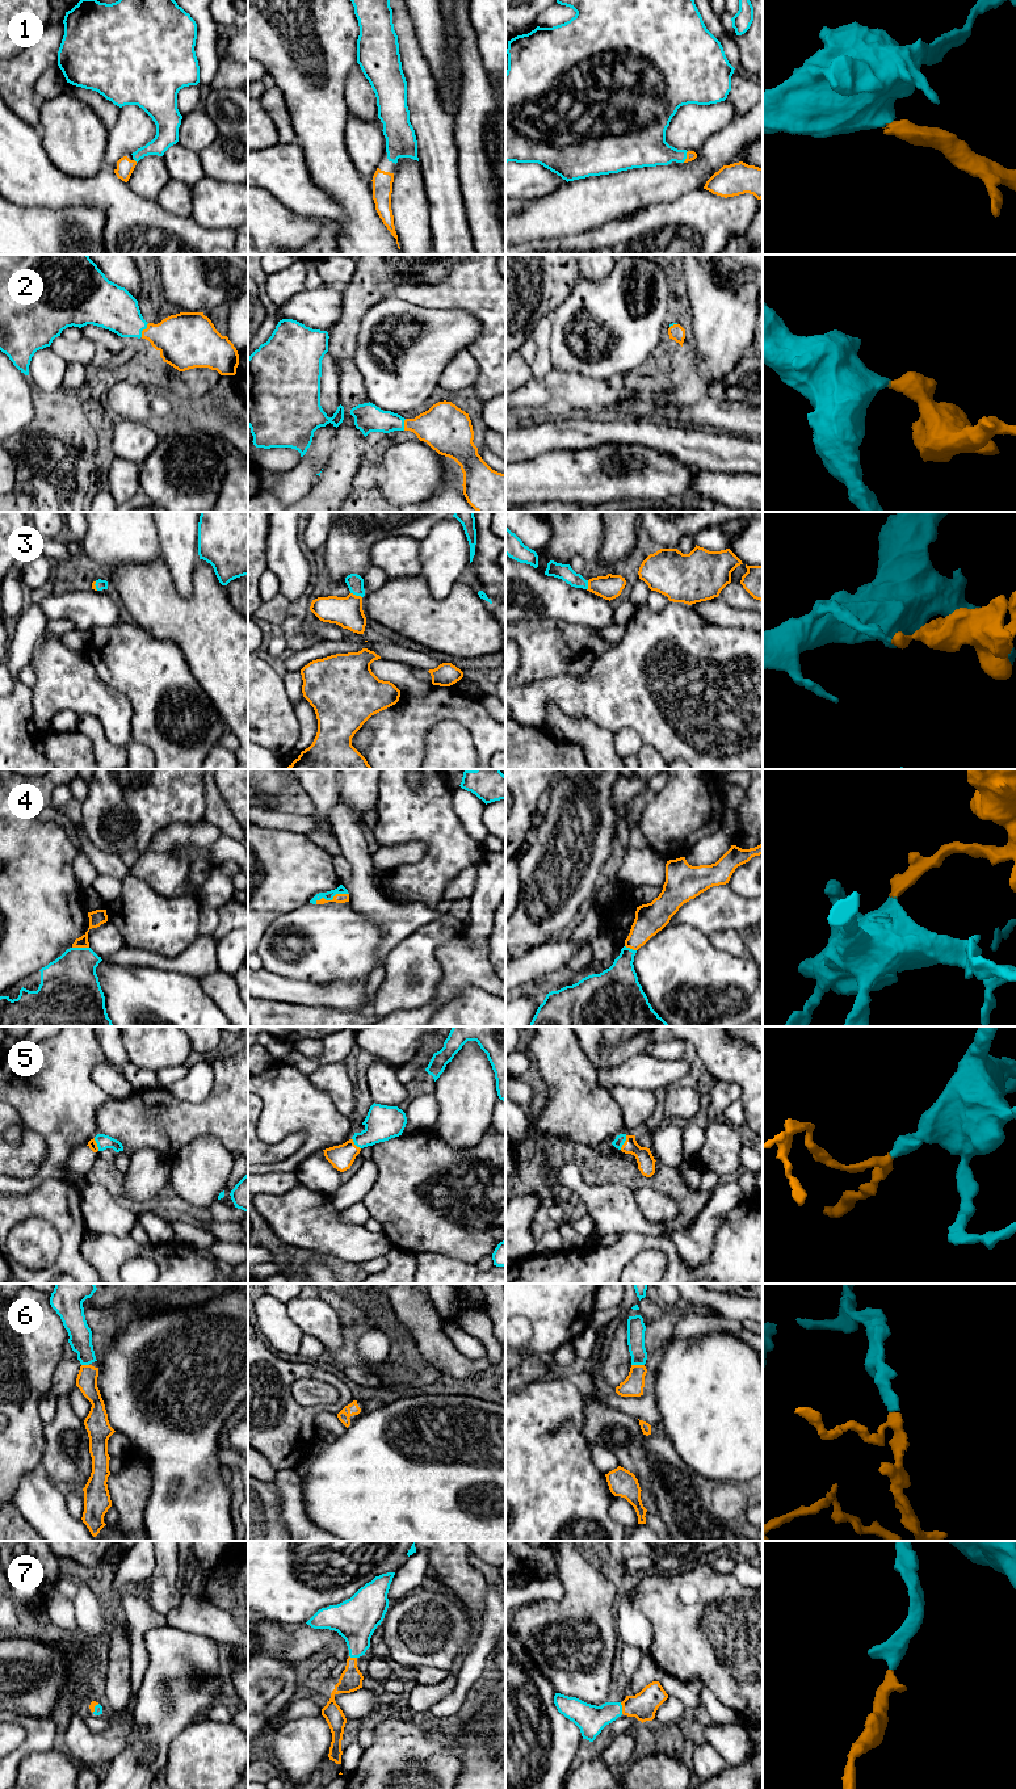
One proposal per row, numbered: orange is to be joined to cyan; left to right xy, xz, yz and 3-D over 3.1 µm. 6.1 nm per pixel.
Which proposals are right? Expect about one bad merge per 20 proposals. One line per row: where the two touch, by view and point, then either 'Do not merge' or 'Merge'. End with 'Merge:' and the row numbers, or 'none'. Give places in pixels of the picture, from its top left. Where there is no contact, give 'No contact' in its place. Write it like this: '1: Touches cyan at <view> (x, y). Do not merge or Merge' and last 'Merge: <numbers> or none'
1: Touches cyan at xy (135, 160). Merge
2: Touches cyan at xy (143, 328). Merge
3: Touches cyan at xz (356, 595). Merge
4: Touches cyan at xz (331, 899). Merge
5: Touches cyan at yz (624, 1142). Merge
6: Touches cyan at yz (638, 1364). Merge
7: Touches cyan at yz (621, 1708). Merge
Merge: 1, 2, 3, 4, 5, 6, 7

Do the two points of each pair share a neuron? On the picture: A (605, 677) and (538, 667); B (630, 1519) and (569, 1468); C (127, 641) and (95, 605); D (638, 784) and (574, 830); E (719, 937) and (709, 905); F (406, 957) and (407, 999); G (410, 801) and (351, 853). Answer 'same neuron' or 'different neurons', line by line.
A: different neurons
B: different neurons
C: different neurons
D: different neurons
E: different neurons
F: same neuron
G: different neurons

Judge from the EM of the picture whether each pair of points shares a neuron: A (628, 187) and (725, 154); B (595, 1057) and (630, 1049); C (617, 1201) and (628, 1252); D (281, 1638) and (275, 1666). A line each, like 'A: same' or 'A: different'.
A: same
B: same
C: different
D: different

